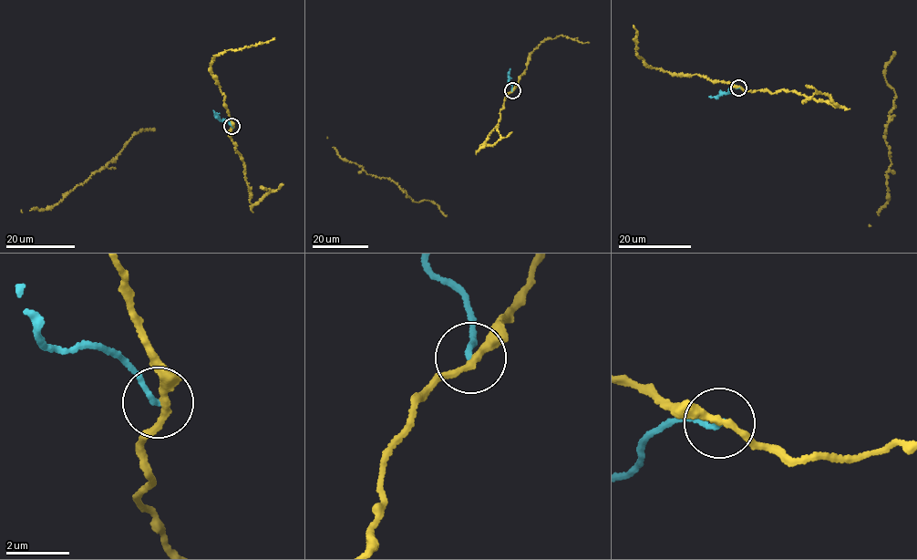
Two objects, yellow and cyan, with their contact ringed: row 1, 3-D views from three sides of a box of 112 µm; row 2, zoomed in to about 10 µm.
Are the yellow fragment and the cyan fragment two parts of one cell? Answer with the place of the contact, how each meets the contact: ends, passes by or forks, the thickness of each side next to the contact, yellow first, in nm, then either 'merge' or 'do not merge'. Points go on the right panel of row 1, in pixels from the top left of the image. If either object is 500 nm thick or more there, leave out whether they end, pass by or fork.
at (738, 88); yellow passes by; cyan ends there; 260 nm thick on the yellow side, 170 nm on the other; do not merge

